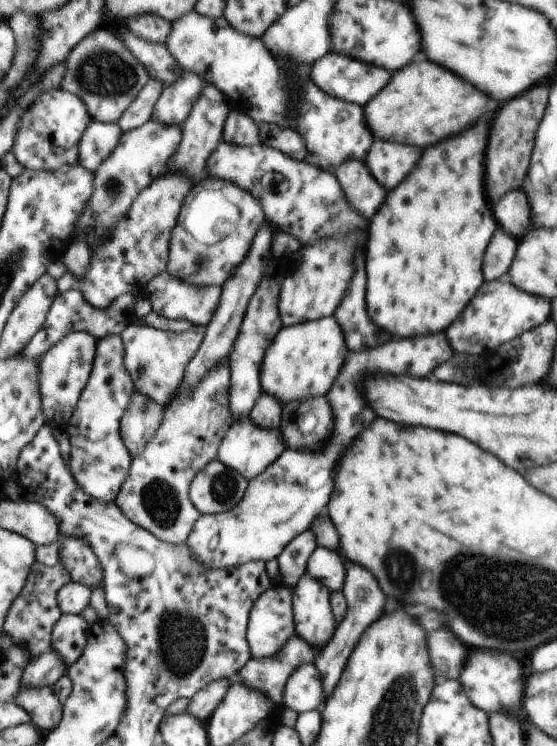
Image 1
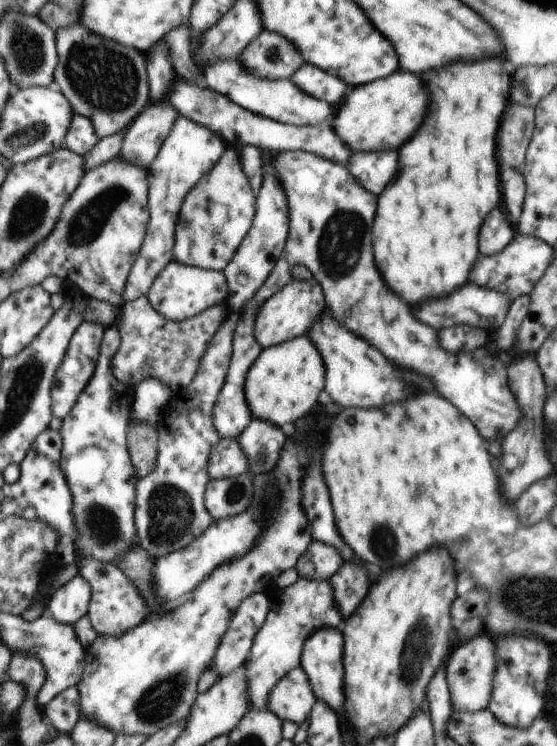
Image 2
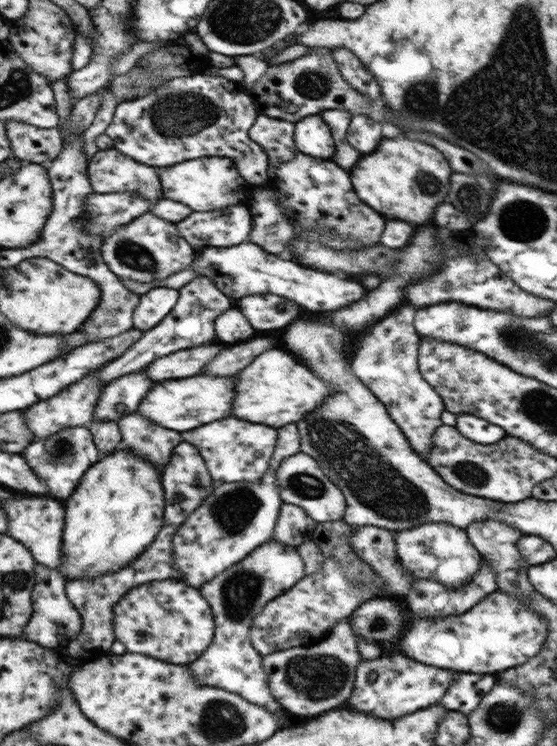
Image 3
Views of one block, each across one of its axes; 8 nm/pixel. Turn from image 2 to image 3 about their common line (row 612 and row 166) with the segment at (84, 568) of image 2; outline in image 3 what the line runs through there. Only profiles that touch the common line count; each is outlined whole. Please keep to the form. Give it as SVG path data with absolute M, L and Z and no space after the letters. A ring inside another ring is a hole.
M113 148L98 150L88 162L87 172L94 193L134 192L136 195L144 196L150 204L162 198L160 180L158 180L155 168L140 164Z

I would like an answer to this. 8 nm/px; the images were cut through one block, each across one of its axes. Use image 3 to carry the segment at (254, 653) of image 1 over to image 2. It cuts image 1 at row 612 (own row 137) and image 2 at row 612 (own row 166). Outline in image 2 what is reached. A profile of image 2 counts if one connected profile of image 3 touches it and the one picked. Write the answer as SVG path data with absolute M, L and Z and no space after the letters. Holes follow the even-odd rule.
M299 577L294 584L290 584L286 588L271 588L278 592L270 598L270 612L268 612L262 629L256 634L249 658L244 664L246 680L248 680L249 710L252 708L266 710L268 708L270 690L288 672L301 666L302 646L304 646L306 638L312 632L316 632L316 628L324 628L324 626L338 628L338 624L343 620L336 602L334 602L332 586L328 581Z

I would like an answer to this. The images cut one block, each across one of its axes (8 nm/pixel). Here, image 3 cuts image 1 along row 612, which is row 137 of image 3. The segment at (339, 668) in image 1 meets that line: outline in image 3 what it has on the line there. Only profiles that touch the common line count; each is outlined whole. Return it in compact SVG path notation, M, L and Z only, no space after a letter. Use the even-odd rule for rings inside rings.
M353 115L347 130L348 143L362 155L372 152L380 142L381 121L374 122L374 118L362 115Z

